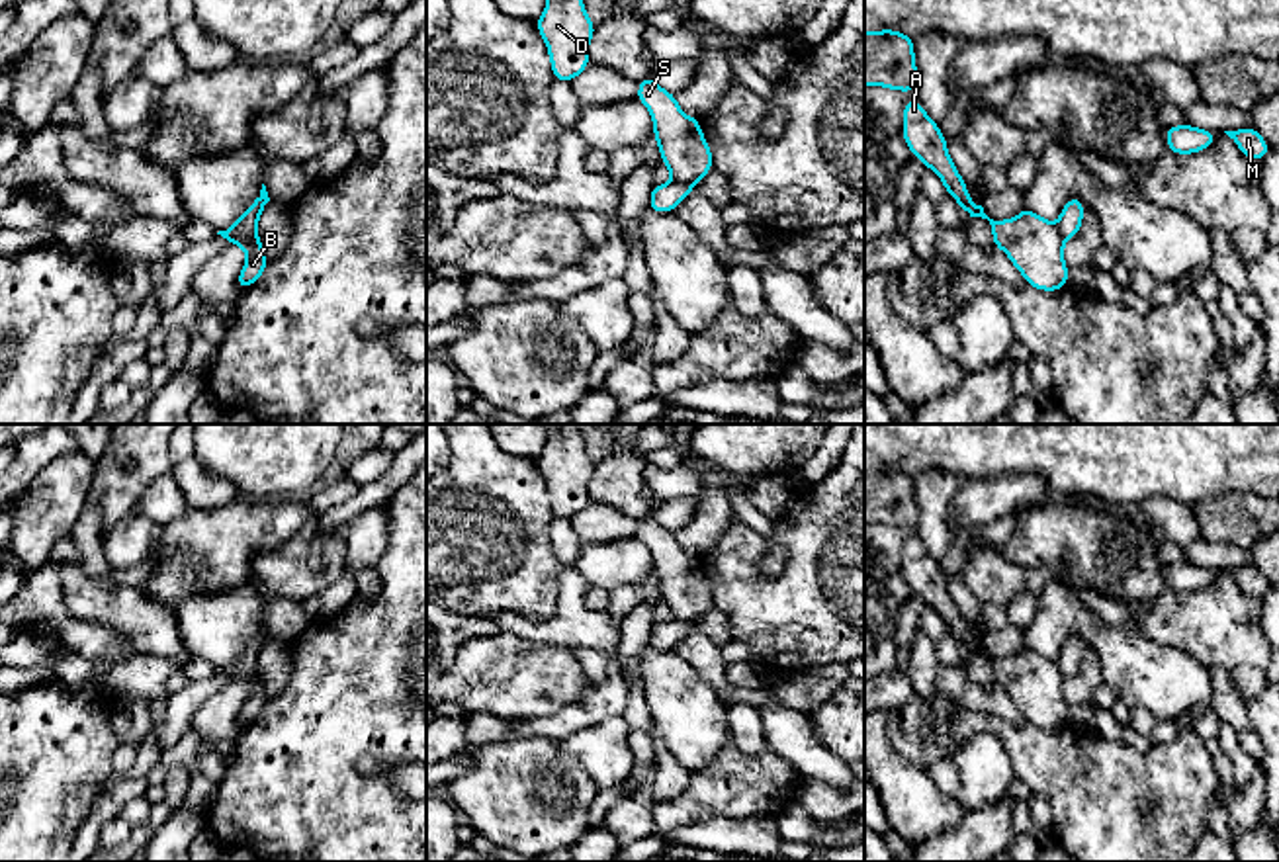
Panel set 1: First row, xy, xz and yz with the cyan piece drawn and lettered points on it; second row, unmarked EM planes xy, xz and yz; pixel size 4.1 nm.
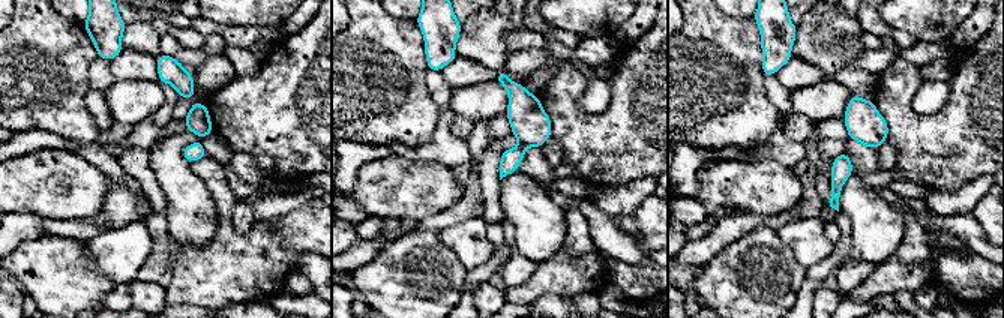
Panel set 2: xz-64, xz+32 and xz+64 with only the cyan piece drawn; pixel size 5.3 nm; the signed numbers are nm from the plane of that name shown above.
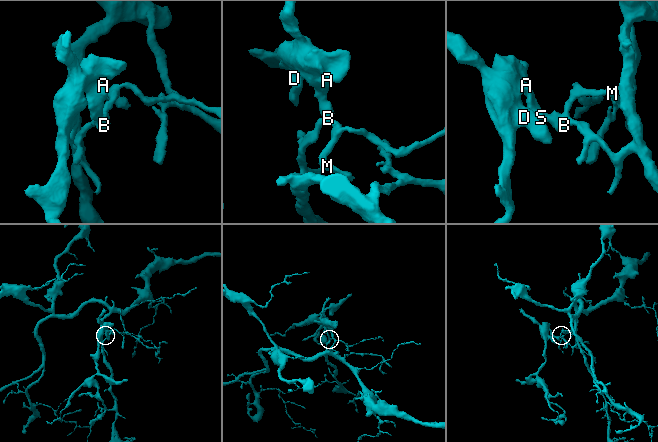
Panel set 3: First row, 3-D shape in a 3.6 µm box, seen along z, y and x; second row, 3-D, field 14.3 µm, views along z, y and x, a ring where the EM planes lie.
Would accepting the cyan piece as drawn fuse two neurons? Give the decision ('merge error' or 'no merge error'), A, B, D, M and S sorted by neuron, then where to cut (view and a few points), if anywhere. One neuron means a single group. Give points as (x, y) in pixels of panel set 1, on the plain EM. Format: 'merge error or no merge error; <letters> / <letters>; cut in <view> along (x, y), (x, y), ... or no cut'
merge error; A B D S / M; cut in xz along (673, 616), (693, 624)

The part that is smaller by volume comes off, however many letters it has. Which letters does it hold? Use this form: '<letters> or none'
A, B, D, S

